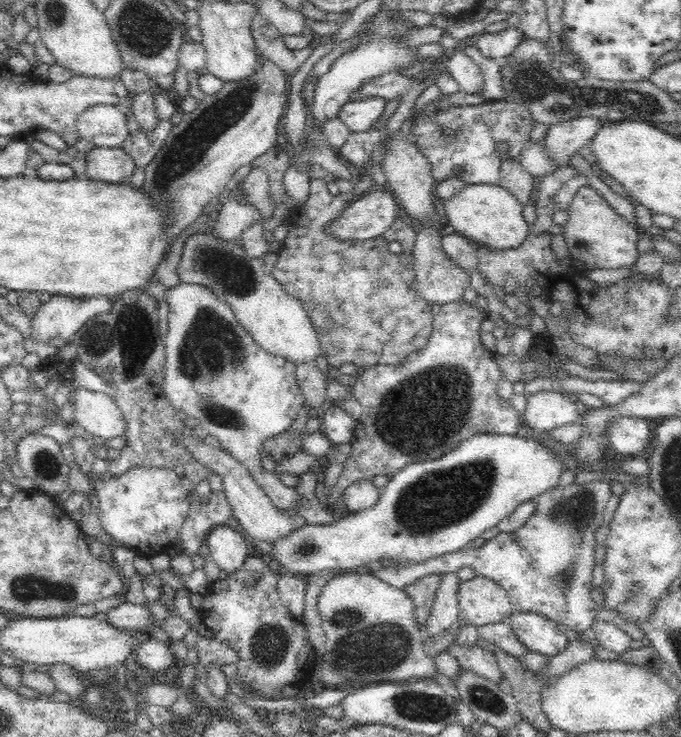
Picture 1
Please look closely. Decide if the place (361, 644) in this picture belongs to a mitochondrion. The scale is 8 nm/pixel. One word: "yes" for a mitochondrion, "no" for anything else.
yes

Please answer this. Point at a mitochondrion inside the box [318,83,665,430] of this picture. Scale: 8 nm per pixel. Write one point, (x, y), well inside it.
(449, 132)

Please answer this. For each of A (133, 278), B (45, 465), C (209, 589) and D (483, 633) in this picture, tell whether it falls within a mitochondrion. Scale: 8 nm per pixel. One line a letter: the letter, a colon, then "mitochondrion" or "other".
A: other
B: mitochondrion
C: other
D: other

